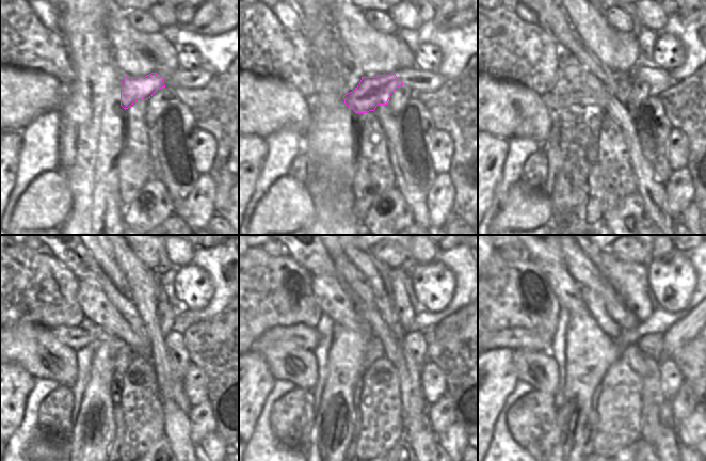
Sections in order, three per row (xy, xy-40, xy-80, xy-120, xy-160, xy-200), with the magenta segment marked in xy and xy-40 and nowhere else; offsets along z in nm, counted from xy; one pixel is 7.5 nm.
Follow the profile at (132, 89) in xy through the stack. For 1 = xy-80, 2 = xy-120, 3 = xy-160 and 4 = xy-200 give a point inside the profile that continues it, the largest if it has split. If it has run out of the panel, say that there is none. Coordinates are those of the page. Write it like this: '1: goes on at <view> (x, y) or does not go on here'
1: goes on at xy-80 (590, 100)
2: goes on at xy-120 (76, 337)
3: goes on at xy-160 (302, 335)
4: goes on at xy-200 (516, 338)

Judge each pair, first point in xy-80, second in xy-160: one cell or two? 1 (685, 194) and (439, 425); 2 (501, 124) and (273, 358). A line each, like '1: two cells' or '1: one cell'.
1: one cell
2: one cell

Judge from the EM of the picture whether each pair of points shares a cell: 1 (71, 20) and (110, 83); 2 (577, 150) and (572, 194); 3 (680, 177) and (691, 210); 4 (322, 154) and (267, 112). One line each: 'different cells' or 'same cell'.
1: same cell
2: same cell
3: different cells
4: different cells

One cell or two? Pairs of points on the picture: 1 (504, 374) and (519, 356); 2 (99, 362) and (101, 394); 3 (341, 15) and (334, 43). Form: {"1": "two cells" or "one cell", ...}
{"1": "two cells", "2": "one cell", "3": "two cells"}

